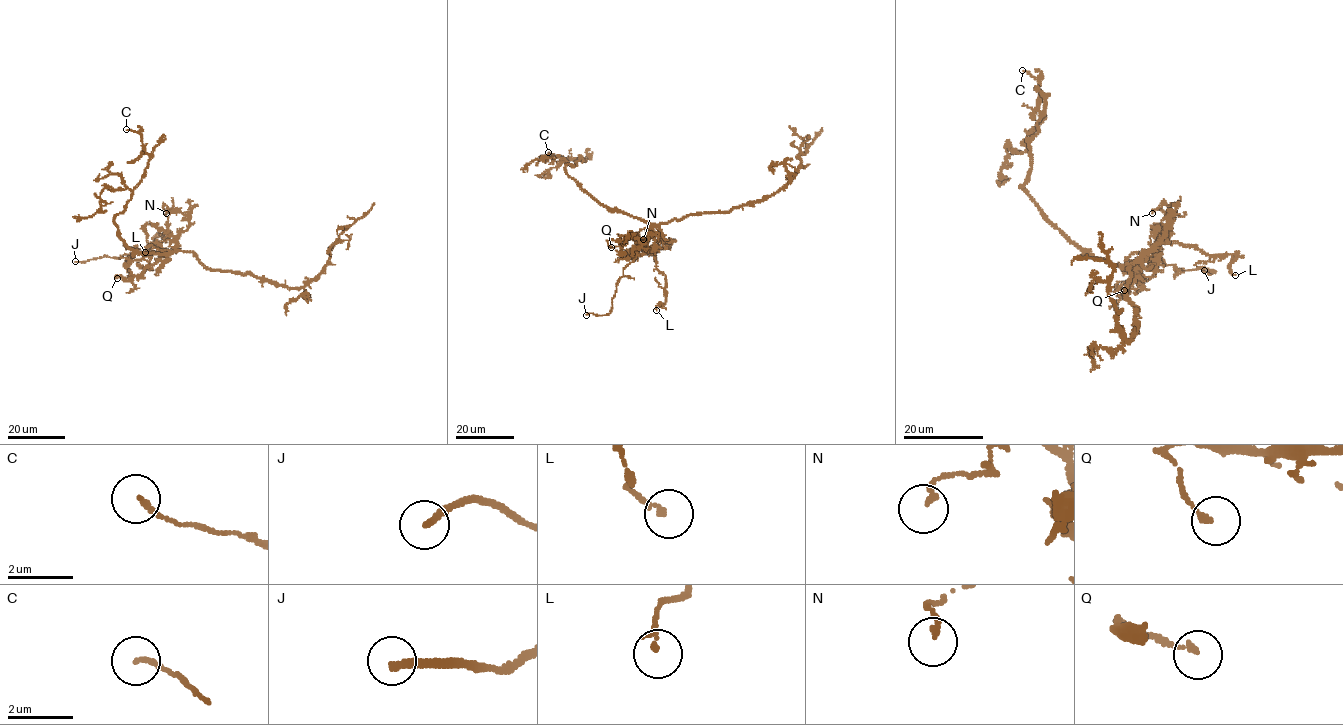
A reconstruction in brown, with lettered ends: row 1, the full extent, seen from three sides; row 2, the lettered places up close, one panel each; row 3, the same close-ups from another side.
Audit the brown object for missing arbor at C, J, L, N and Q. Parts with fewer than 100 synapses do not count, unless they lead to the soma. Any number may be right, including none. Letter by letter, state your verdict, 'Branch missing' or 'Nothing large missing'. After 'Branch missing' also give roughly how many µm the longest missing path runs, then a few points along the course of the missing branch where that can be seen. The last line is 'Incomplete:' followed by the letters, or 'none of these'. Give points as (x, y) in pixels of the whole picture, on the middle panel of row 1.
C: Nothing large missing
J: Branch missing. Missing length about 15 µm. Course of what is missing: (586, 315), (569, 315), (563, 312)
L: Nothing large missing
N: Nothing large missing
Q: Nothing large missing
Incomplete: J

